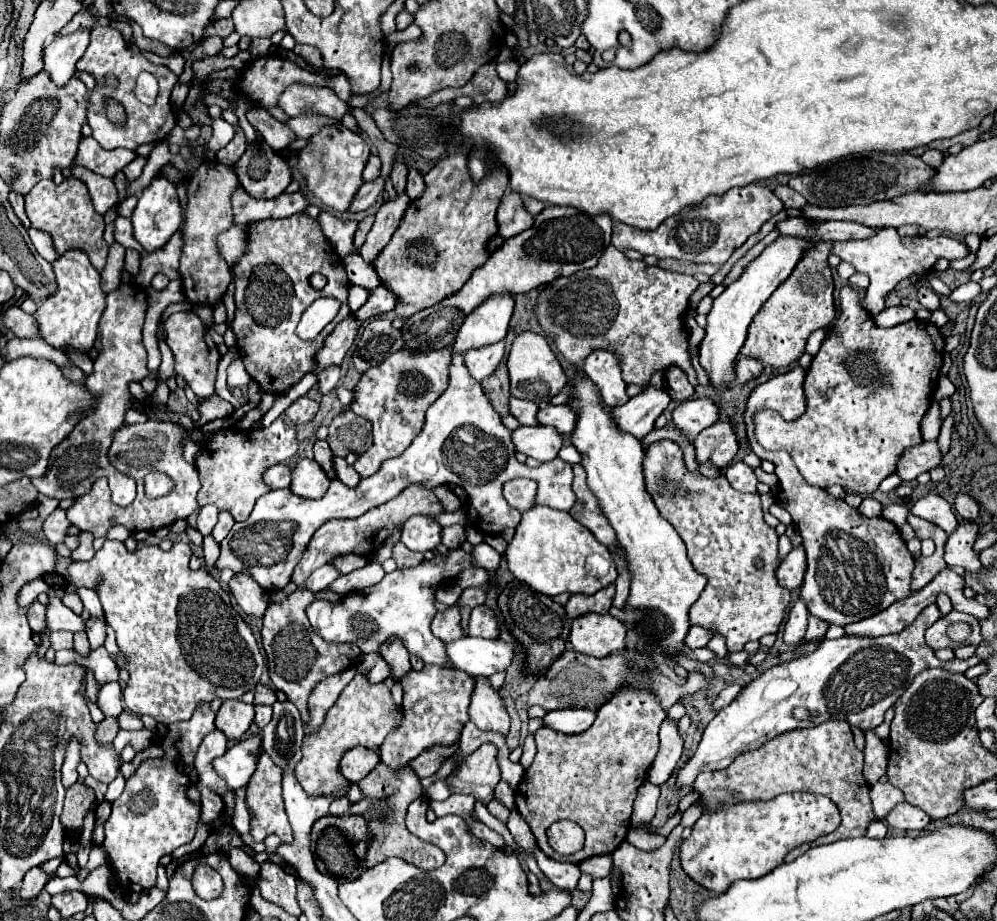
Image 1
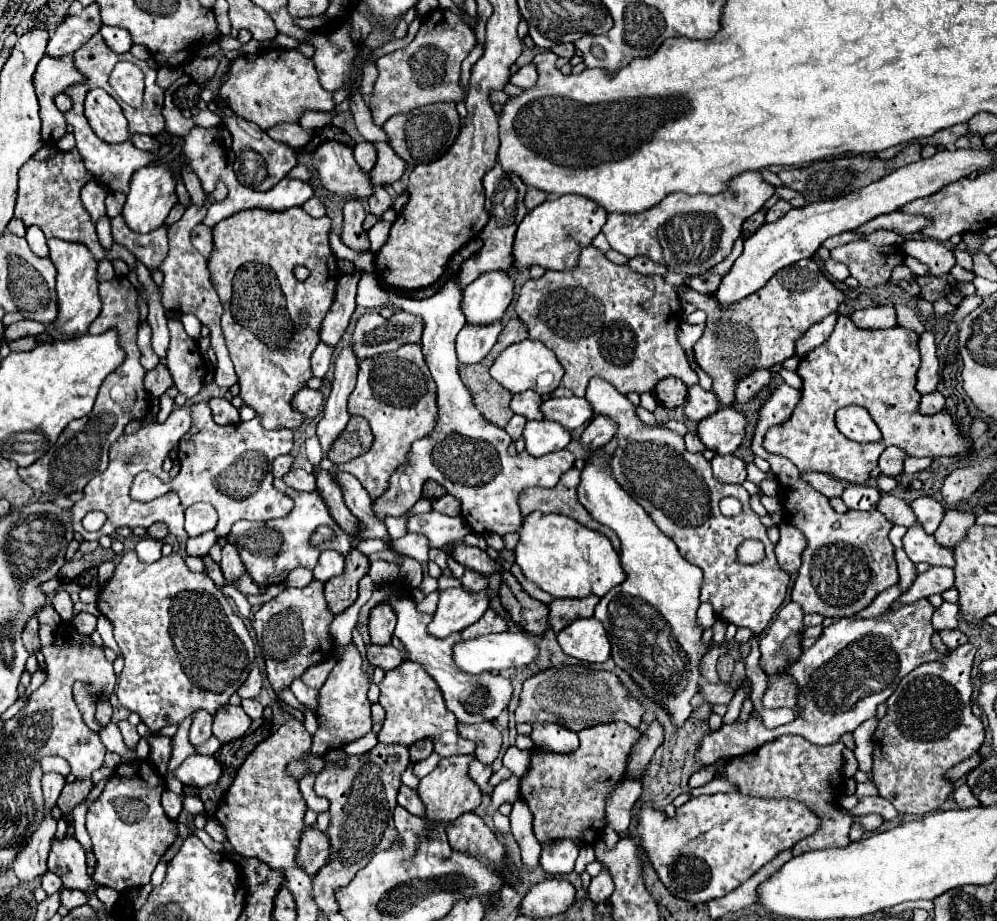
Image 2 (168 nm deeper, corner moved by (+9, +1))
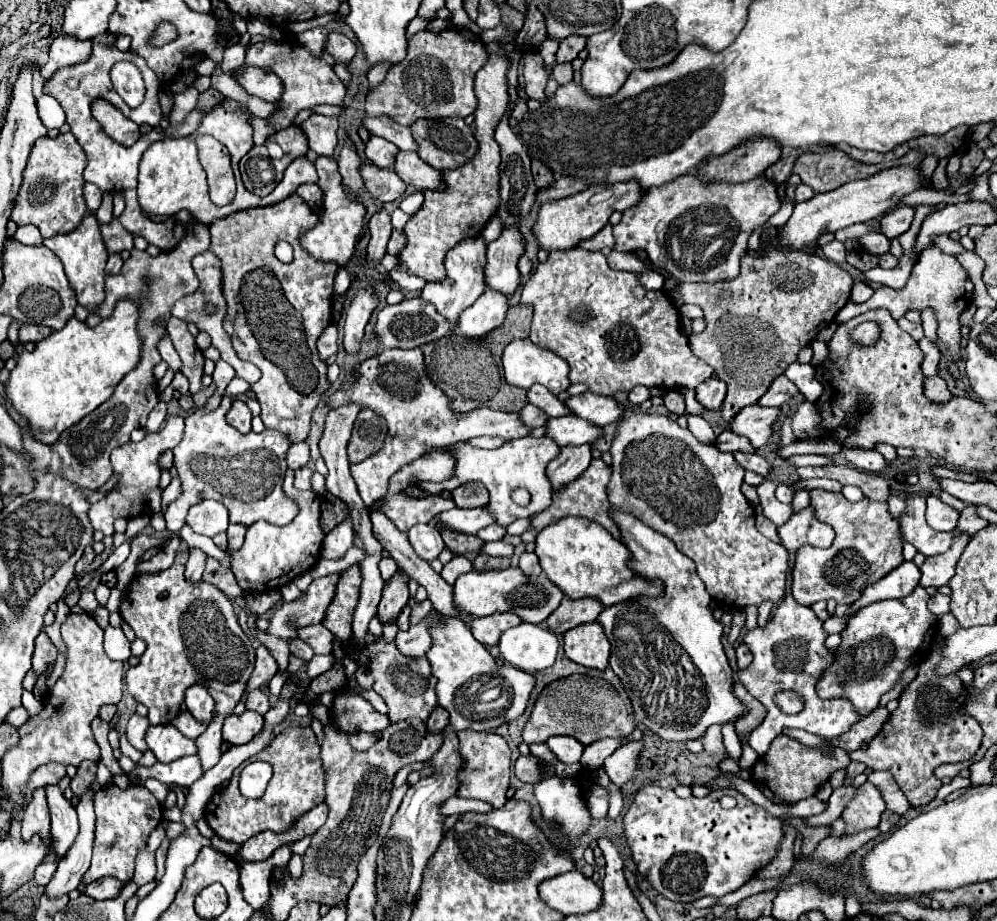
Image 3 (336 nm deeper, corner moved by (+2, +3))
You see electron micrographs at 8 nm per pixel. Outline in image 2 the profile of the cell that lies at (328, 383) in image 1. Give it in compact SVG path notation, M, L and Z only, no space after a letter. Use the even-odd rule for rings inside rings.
M324 341L318 343L318 347L314 349L314 353L312 353L312 357L310 357L314 377L320 377L320 379L322 379L322 377L326 375L328 367L330 367L330 363L332 363L332 351L334 351L334 347L326 345Z

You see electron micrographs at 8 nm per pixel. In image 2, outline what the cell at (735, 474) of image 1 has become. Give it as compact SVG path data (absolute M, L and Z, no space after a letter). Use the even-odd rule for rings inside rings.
M716 455L712 469L714 477L722 483L742 483L746 479L746 463L736 455Z

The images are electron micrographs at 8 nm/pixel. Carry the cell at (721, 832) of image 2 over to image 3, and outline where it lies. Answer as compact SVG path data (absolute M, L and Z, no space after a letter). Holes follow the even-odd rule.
M643 787L625 813L623 827L637 869L661 895L681 903L693 903L707 895L723 897L739 889L777 857L785 837L779 817L735 789L711 791L701 799L681 799L673 789ZM723 795L735 797L737 805L723 809L719 803Z

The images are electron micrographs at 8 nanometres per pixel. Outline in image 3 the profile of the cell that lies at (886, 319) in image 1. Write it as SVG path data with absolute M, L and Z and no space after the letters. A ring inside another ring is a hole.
M929 245L927 249L923 249L923 253L919 255L919 261L915 263L913 271L909 276L909 281L905 285L905 289L895 291L889 287L881 287L879 291L873 293L873 297L865 303L847 303L837 315L837 323L845 323L861 313L873 311L873 309L887 309L891 313L893 319L903 317L909 309L925 309L925 307L933 307L933 311L937 313L937 321L939 321L939 339L947 345L947 349L951 351L953 359L959 359L959 341L961 341L961 323L959 323L959 313L971 303L971 295L973 295L973 283L967 277L967 271L961 267L961 263L957 261L957 257L953 255L945 255L937 245Z

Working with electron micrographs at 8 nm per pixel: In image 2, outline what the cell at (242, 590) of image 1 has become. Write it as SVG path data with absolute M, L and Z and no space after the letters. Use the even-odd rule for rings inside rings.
M226 541L226 545L222 547L222 561L220 561L220 567L222 567L222 573L226 577L226 581L234 581L238 579L242 573L244 573L244 565L242 565L242 559L238 557L238 551L234 549L234 545L230 545Z

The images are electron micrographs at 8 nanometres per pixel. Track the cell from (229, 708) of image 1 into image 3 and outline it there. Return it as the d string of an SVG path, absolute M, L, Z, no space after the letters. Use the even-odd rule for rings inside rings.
M245 711L241 715L229 715L223 723L223 739L231 745L243 745L251 741L263 729L263 717L255 711Z

